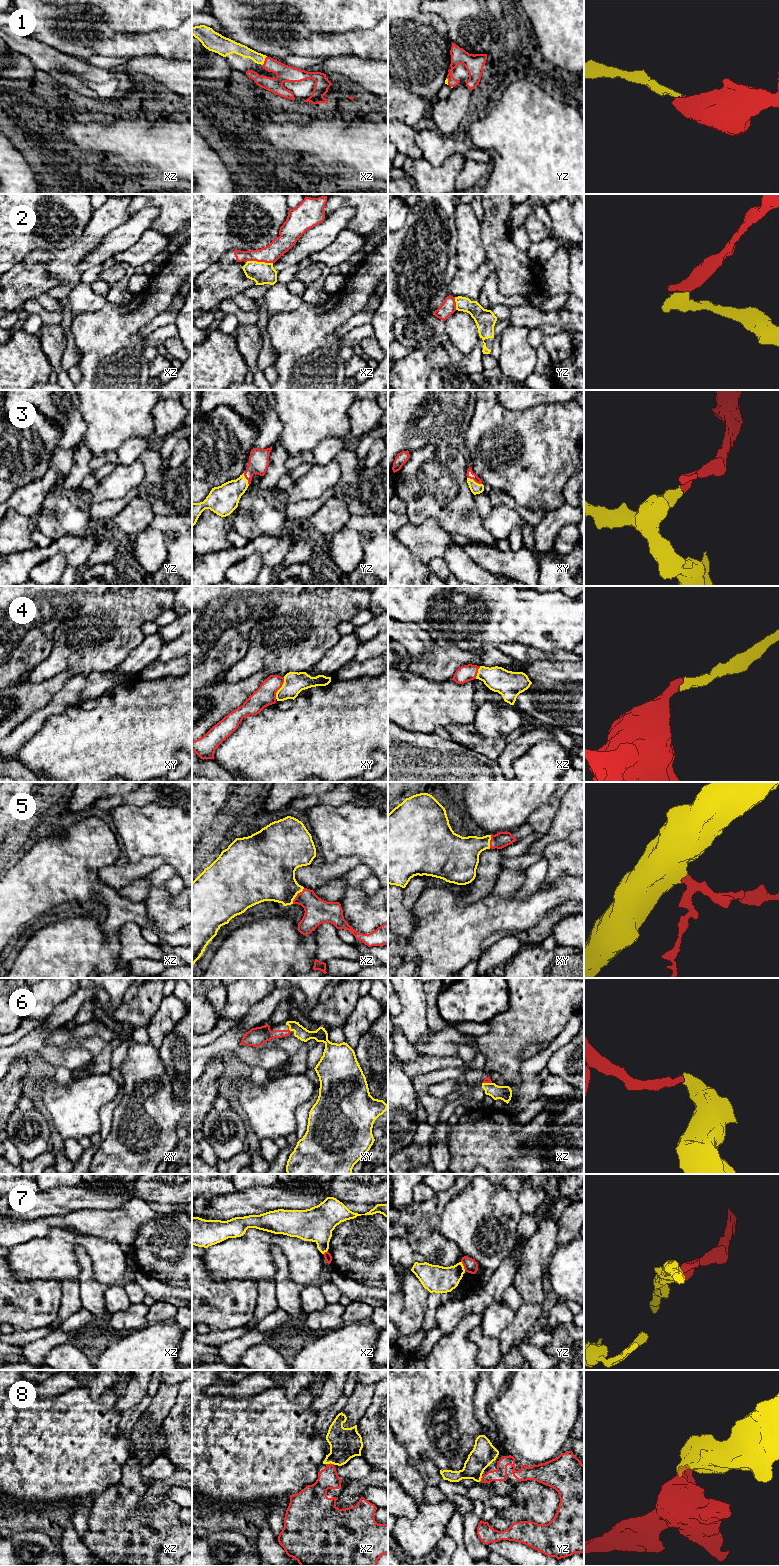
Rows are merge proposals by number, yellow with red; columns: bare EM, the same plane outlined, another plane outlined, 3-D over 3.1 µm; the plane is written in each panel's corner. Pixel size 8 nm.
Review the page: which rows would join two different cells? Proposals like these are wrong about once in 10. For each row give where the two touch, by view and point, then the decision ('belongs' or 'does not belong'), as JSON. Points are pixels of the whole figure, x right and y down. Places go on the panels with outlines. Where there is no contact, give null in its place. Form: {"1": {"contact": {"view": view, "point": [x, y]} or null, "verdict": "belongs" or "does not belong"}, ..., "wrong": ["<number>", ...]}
{"1": {"contact": {"view": "xz", "point": [264, 60]}, "verdict": "belongs"}, "2": {"contact": {"view": "xz", "point": [260, 262]}, "verdict": "belongs"}, "3": {"contact": {"view": "xy", "point": [473, 480]}, "verdict": "belongs"}, "4": {"contact": {"view": "xy", "point": [280, 688]}, "verdict": "belongs"}, "5": {"contact": {"view": "xz", "point": [296, 895]}, "verdict": "belongs"}, "6": {"contact": {"view": "xy", "point": [289, 1028]}, "verdict": "belongs"}, "7": {"contact": {"view": "yz", "point": [463, 1266]}, "verdict": "does not belong"}, "8": {"contact": {"view": "xz", "point": [330, 1462]}, "verdict": "belongs"}, "wrong": ["7"]}

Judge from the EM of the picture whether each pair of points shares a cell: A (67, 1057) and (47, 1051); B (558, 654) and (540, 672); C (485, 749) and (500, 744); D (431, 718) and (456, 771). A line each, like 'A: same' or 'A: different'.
A: same
B: different
C: same
D: different

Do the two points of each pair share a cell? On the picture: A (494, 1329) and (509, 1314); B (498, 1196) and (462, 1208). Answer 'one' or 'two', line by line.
A: one
B: one

